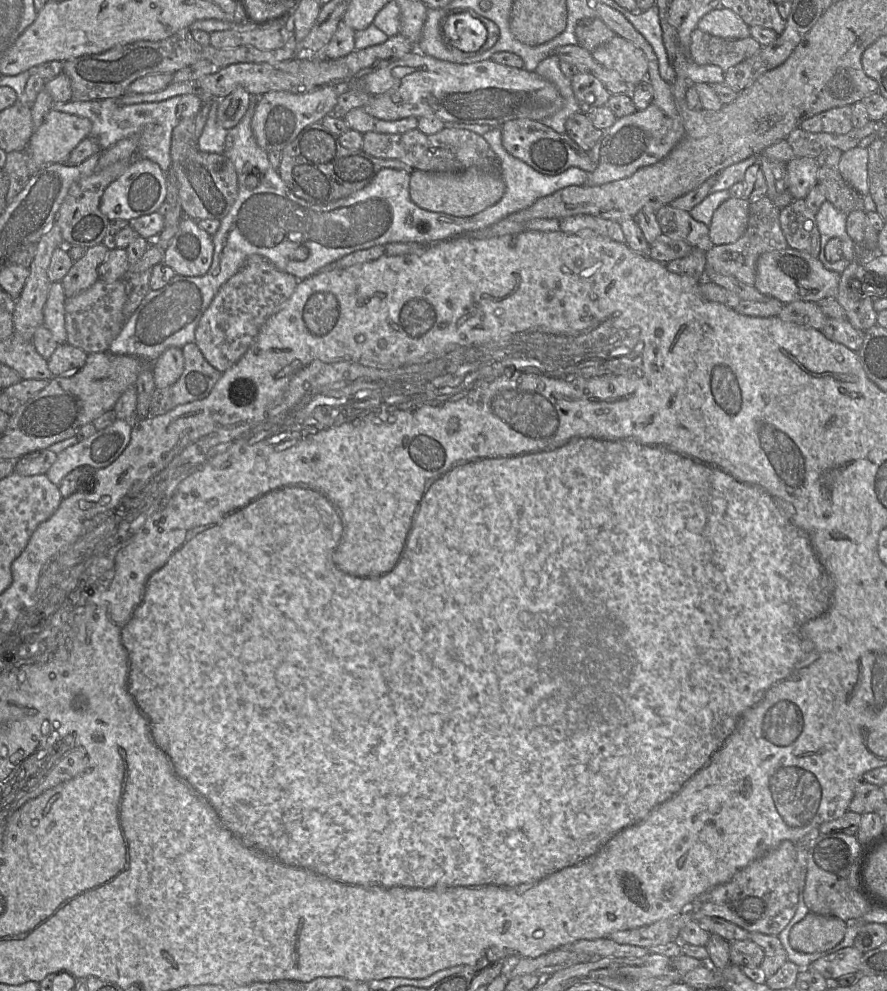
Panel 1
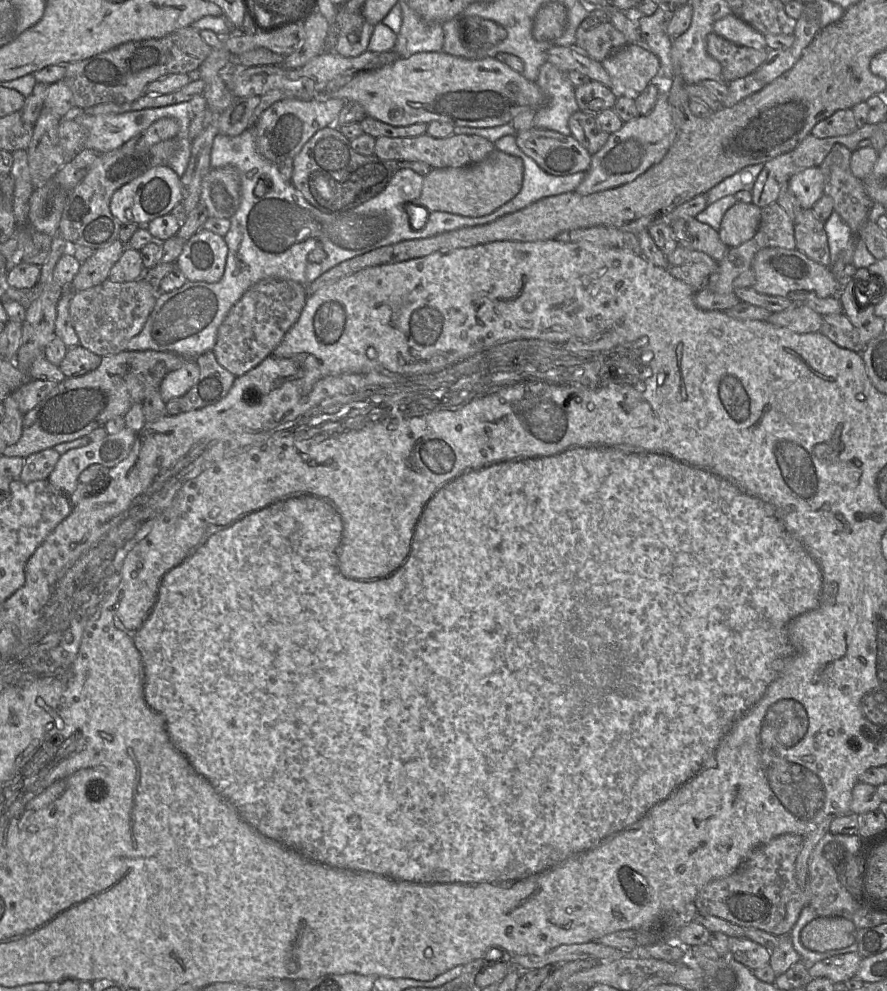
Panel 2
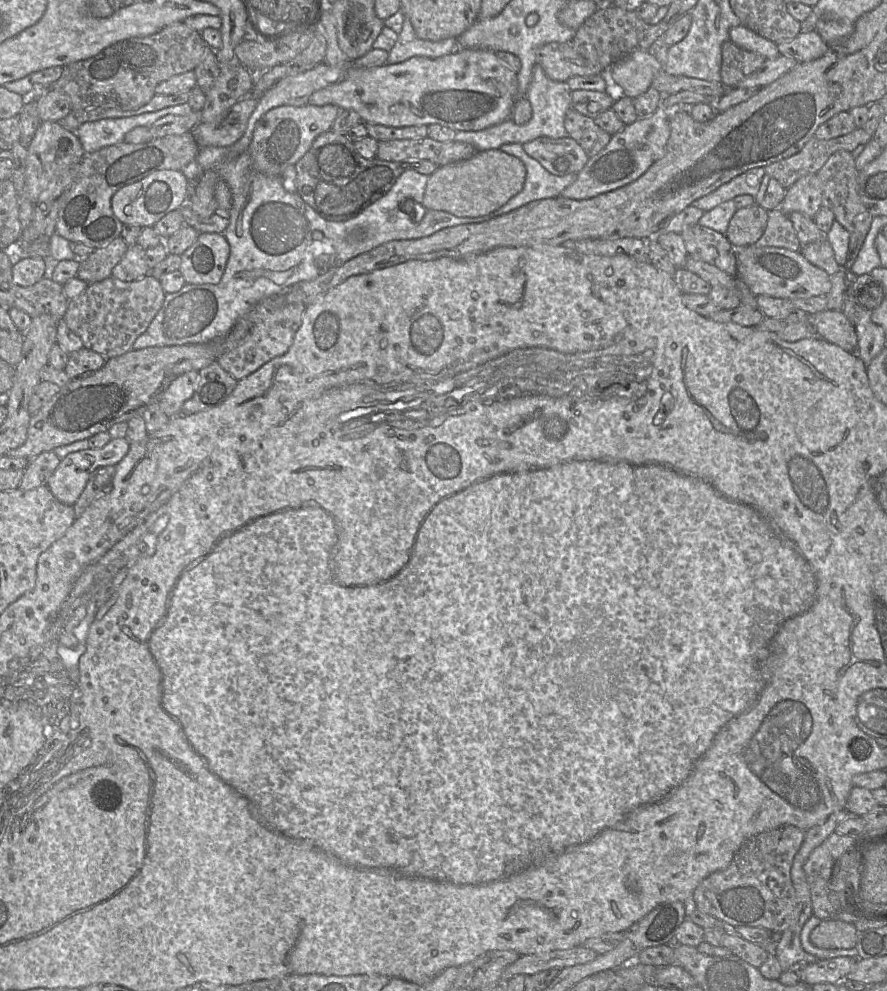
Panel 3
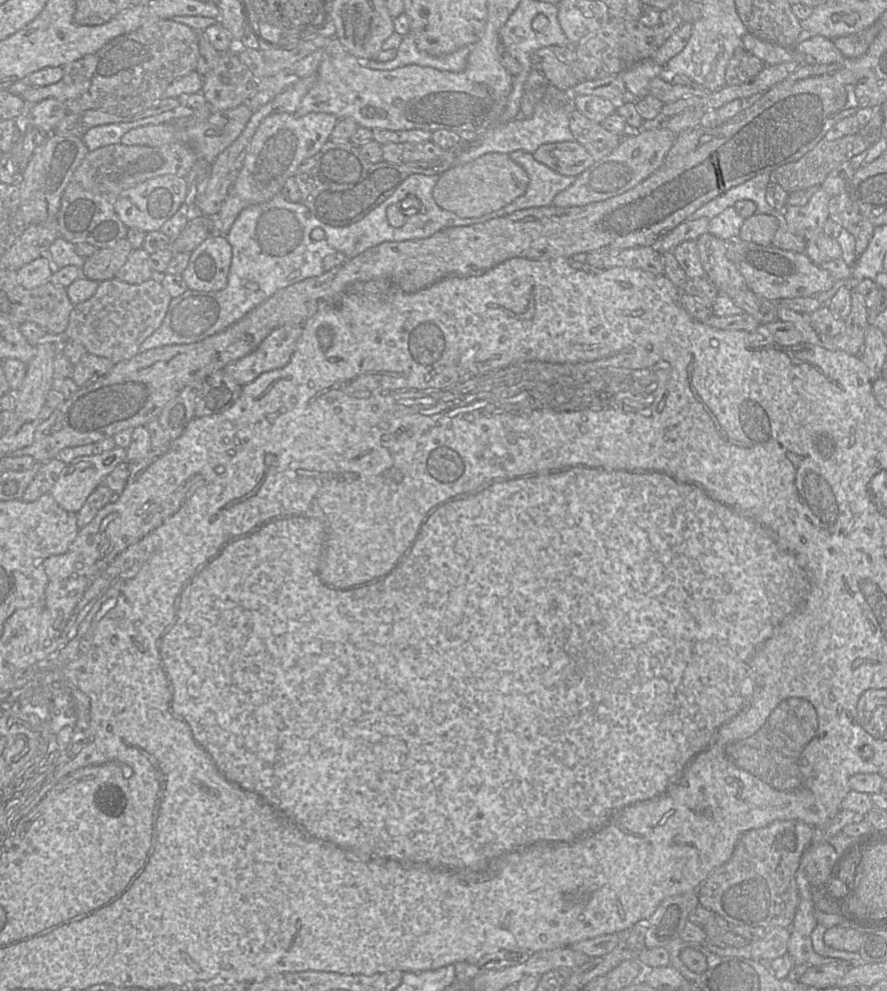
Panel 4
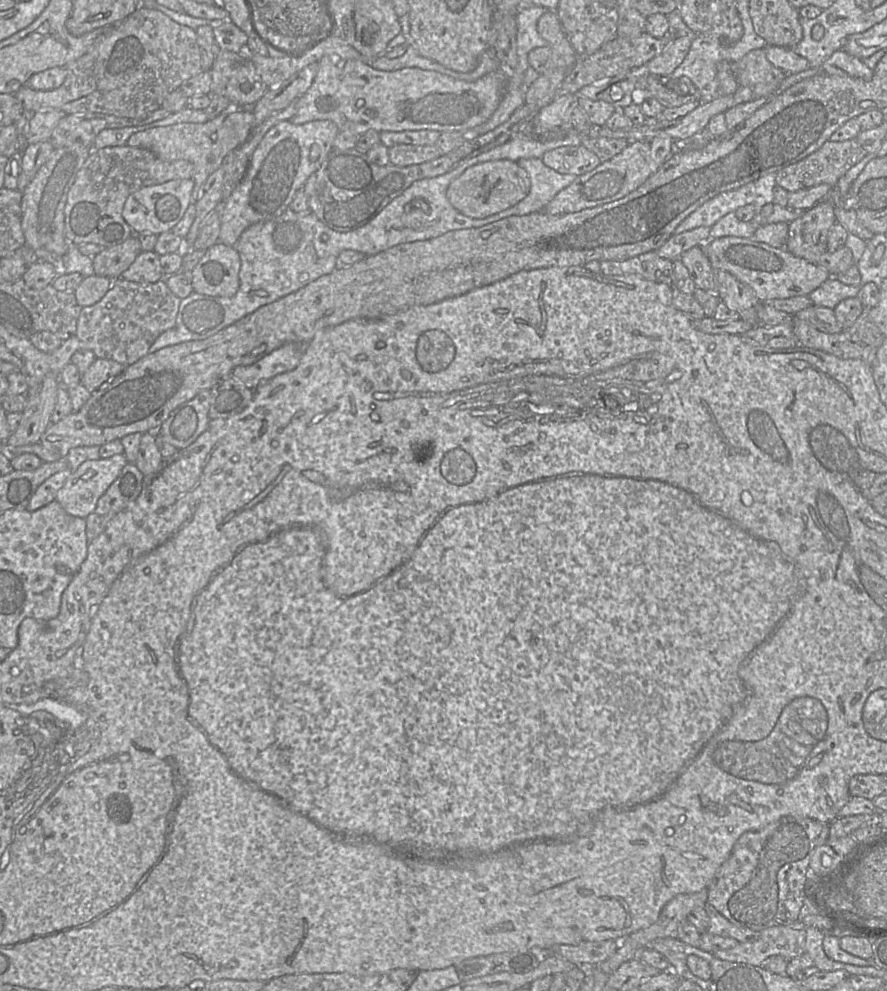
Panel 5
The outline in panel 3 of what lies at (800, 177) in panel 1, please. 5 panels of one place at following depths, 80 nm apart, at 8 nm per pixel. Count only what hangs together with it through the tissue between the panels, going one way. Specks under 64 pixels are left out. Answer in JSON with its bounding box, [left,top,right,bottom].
[780,174,822,219]

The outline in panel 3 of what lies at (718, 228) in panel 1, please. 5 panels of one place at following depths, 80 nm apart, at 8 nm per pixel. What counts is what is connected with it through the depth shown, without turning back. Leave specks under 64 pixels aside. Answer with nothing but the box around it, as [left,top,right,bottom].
[726,206,768,248]

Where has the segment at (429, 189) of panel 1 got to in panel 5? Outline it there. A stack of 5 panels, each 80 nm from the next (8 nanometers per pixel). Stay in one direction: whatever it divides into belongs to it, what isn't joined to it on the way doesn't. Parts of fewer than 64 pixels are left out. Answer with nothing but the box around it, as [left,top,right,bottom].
[447,159,531,218]

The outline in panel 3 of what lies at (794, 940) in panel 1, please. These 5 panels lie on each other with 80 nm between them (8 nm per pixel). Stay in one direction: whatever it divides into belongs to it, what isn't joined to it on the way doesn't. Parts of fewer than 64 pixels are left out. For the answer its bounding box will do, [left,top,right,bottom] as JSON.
[810,919,857,949]

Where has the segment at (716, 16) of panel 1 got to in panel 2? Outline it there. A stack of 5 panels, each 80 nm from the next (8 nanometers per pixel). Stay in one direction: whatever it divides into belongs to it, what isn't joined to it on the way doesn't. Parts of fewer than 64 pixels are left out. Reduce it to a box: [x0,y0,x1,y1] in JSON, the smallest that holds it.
[713,14,768,50]

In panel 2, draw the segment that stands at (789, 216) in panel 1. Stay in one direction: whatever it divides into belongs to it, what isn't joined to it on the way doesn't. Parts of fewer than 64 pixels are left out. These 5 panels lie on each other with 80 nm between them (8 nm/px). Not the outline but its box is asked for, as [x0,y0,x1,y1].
[793,209,831,267]

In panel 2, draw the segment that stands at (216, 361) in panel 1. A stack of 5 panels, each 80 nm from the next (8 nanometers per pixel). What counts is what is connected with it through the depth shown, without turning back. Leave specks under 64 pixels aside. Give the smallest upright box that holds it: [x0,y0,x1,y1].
[212,278,306,377]

